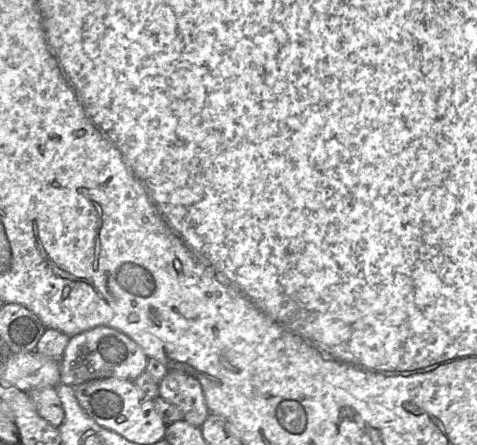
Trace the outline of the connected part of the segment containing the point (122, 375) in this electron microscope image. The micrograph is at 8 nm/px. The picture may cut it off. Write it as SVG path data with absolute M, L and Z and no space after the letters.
M98 326L70 337L60 360L60 382L76 387L84 382L104 378L134 381L146 371L148 357L126 334L107 326Z

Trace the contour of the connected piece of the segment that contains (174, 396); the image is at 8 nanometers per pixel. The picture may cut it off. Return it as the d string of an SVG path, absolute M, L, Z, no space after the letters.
M169 370L159 383L159 397L175 404L188 423L201 427L210 410L202 386L195 377L177 370Z

